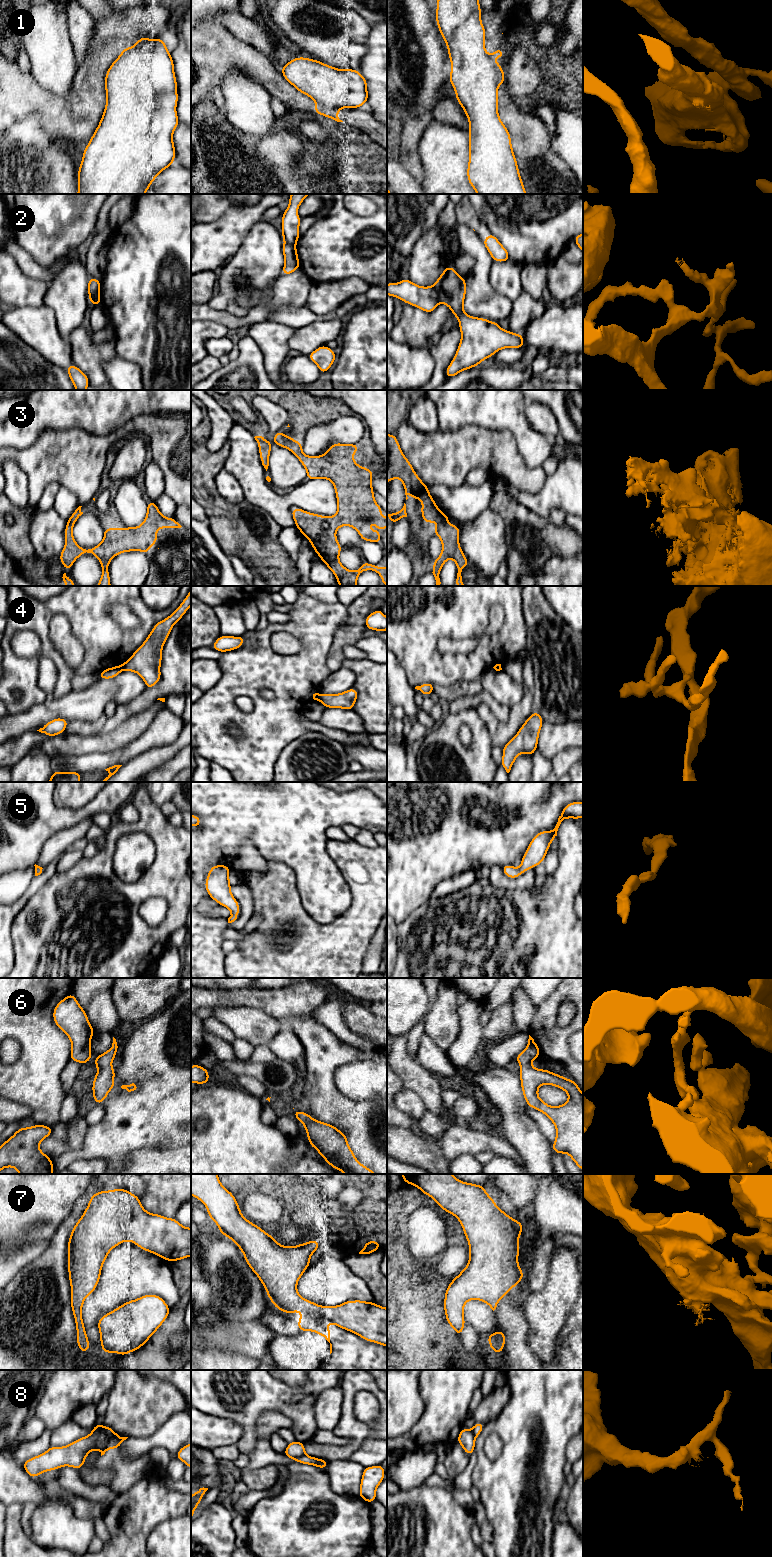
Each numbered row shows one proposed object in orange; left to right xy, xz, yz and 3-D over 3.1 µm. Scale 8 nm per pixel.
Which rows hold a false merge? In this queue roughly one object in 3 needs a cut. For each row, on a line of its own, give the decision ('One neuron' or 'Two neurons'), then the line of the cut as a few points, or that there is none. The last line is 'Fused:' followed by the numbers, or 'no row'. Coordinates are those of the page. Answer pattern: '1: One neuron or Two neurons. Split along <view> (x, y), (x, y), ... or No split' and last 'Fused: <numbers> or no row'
1: Two neurons. Split along yz (489, 56), (498, 75), (498, 87)
2: Two neurons. Split along yz (433, 286), (439, 301)
3: One neuron. No split
4: Two neurons. Split along xz (319, 694), (317, 699)
5: One neuron. No split
6: One neuron. No split
7: One neuron. No split
8: Two neurons. Split along xy (97, 1426), (108, 1436), (107, 1449)
Fused: 1, 2, 4, 8

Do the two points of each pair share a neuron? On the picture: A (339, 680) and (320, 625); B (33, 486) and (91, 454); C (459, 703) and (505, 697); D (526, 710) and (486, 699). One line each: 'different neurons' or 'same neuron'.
A: different neurons
B: same neuron
C: different neurons
D: different neurons

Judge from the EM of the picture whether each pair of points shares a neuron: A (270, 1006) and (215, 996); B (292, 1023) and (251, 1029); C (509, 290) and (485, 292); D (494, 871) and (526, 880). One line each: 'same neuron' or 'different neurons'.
A: same neuron
B: different neurons
C: different neurons
D: same neuron

